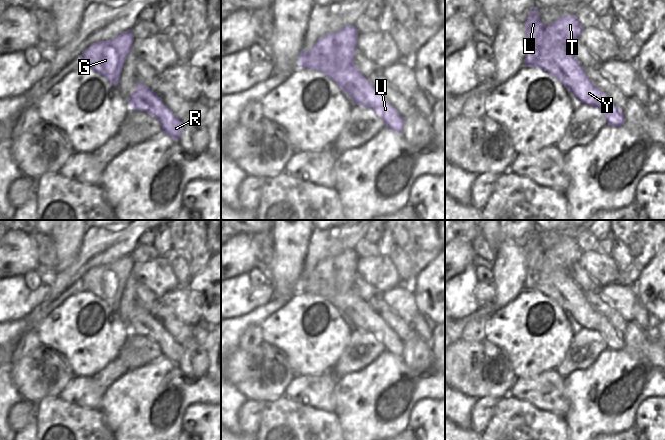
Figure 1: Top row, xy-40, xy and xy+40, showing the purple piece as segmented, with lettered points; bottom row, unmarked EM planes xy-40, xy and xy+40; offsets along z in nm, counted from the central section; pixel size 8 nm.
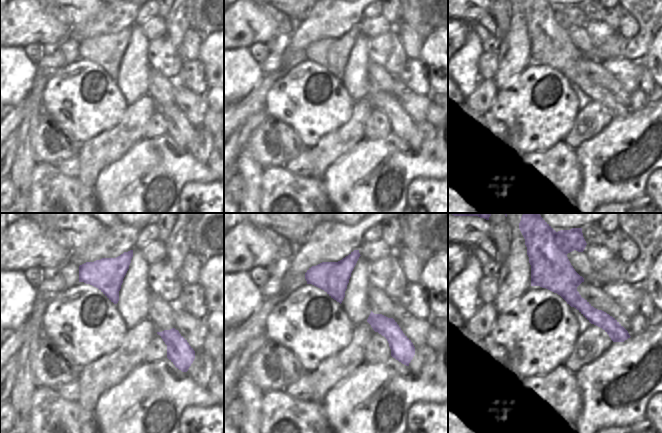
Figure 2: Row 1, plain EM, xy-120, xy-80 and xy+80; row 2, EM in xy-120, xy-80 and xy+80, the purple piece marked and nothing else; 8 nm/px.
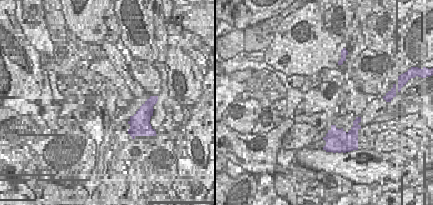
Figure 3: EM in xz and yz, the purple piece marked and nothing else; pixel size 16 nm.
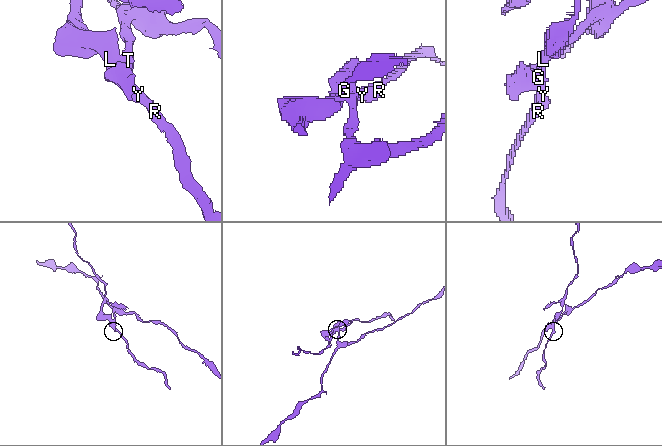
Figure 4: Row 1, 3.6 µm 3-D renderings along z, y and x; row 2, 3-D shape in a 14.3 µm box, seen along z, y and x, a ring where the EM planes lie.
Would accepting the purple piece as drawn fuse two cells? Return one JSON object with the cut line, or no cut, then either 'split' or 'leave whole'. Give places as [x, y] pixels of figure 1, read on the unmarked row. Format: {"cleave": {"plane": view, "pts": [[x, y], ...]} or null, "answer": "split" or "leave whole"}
{"cleave": {"plane": "xy+40", "pts": [[533, 258], [539, 286], [561, 285], [563, 277], [569, 273]]}, "answer": "split"}

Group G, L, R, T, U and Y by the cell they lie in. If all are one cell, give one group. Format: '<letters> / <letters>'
G T / L R U Y

